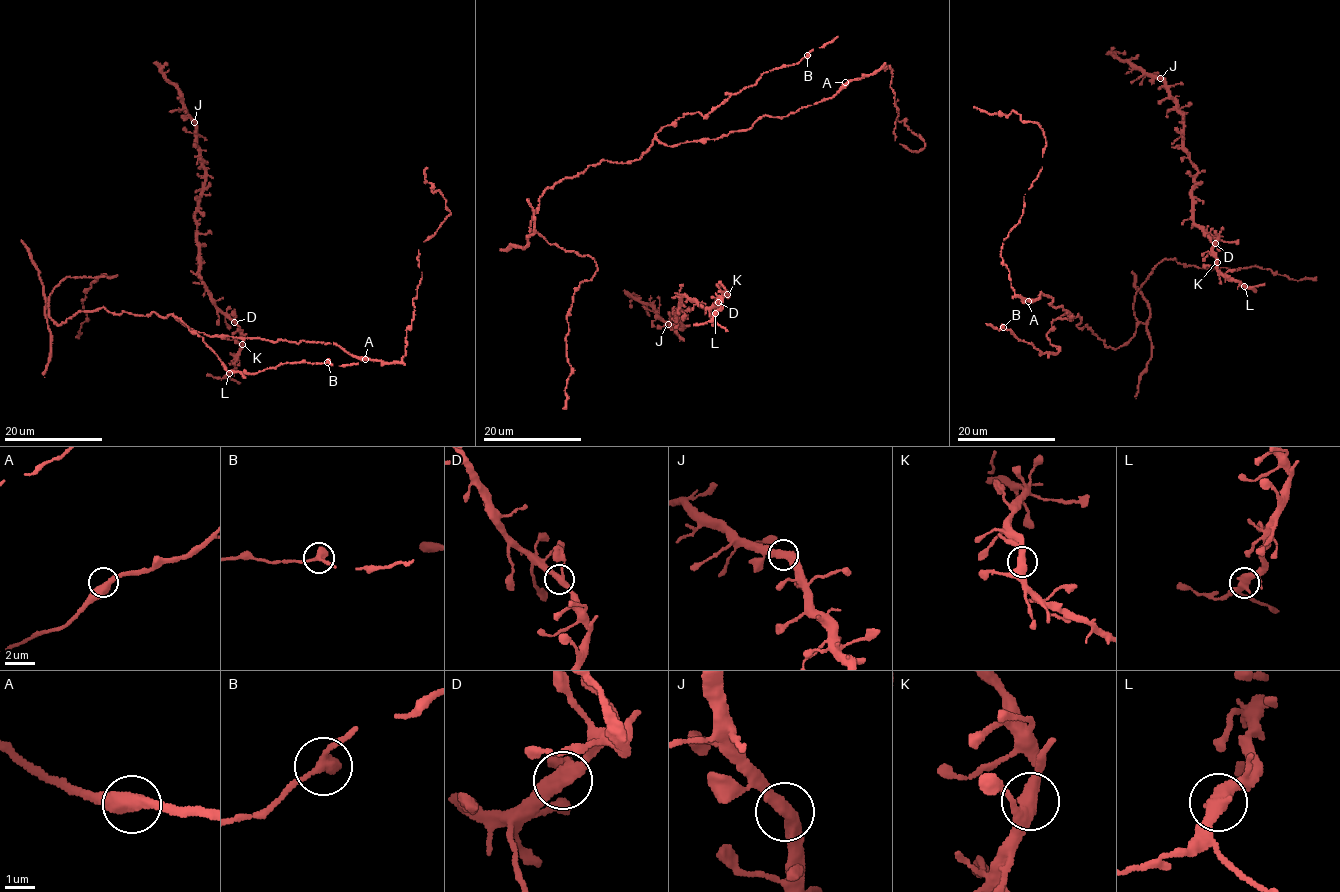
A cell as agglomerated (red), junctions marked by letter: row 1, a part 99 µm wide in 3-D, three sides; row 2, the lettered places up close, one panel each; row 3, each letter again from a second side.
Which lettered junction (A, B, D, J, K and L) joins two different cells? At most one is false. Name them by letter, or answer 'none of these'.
none of these

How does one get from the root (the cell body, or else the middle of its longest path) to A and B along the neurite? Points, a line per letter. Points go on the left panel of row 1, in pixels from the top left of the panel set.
A: (153, 312), (164, 317), (172, 314), (183, 324), (210, 336), (336, 343), (365, 359)
B: (153, 312), (180, 319), (202, 337), (230, 371), (254, 373), (289, 362), (327, 362)

